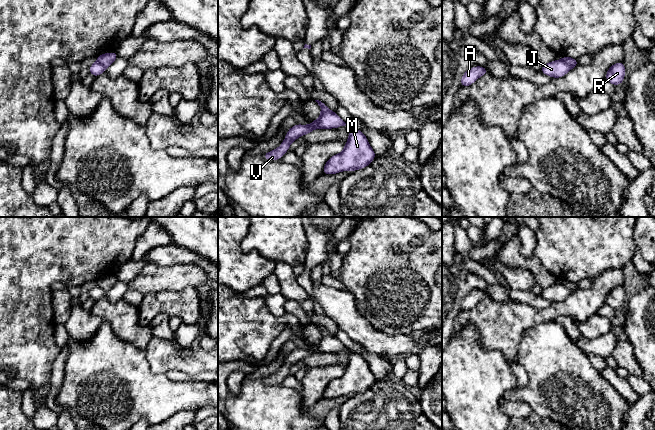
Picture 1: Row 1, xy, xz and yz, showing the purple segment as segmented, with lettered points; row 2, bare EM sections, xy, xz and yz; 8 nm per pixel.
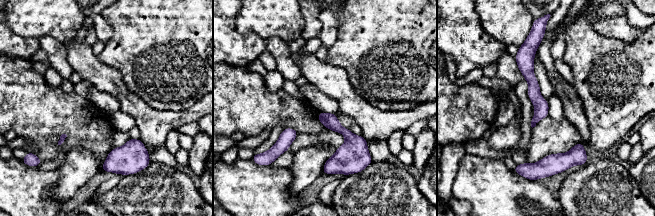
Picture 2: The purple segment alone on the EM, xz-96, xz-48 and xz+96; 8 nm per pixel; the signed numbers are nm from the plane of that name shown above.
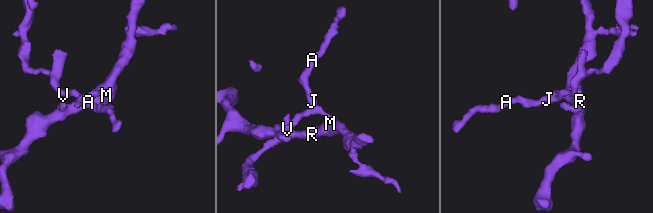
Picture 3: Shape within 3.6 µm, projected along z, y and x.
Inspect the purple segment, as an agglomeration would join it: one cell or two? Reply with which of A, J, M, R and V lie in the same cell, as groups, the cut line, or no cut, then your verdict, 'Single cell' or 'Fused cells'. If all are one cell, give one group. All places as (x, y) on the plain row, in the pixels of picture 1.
Groups: A J V / M R. Split along xz (329, 333), (321, 340), (318, 351). Fused cells

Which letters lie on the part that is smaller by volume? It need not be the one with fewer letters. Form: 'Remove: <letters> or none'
Remove: M, R

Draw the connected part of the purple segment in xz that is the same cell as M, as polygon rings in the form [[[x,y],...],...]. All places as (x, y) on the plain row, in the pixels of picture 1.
[[[349,350],[349,362],[340,378],[330,381],[323,392],[326,399],[349,394],[351,396],[367,391],[376,378],[369,369],[367,361],[360,353]]]

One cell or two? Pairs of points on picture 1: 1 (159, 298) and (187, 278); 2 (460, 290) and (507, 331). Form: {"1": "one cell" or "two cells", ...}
{"1": "two cells", "2": "two cells"}

